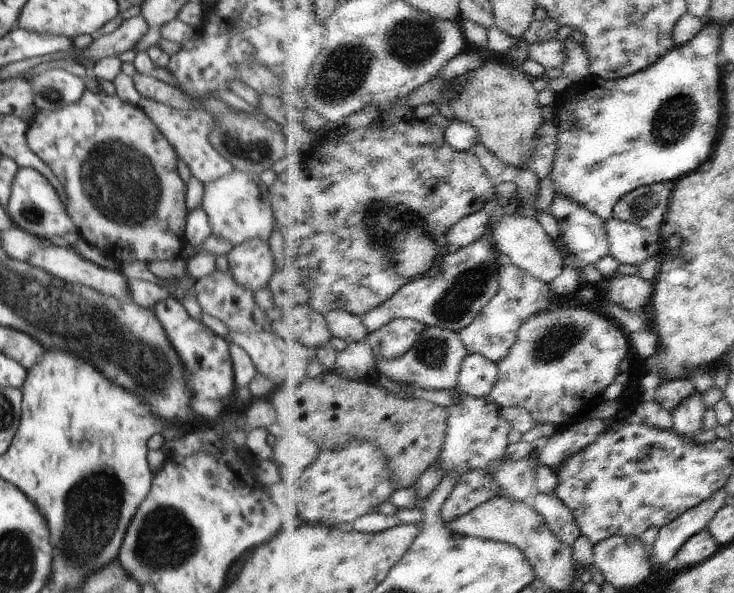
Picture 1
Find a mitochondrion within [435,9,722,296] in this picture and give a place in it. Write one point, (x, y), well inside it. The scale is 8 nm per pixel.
(675, 117)

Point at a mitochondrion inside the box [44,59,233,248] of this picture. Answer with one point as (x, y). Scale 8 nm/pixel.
(109, 182)

